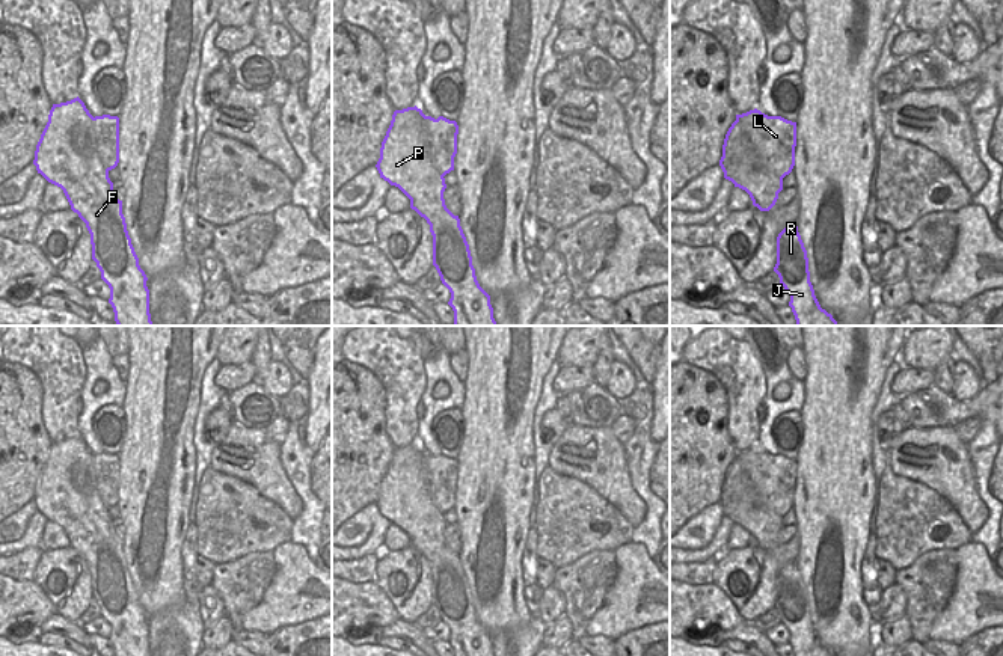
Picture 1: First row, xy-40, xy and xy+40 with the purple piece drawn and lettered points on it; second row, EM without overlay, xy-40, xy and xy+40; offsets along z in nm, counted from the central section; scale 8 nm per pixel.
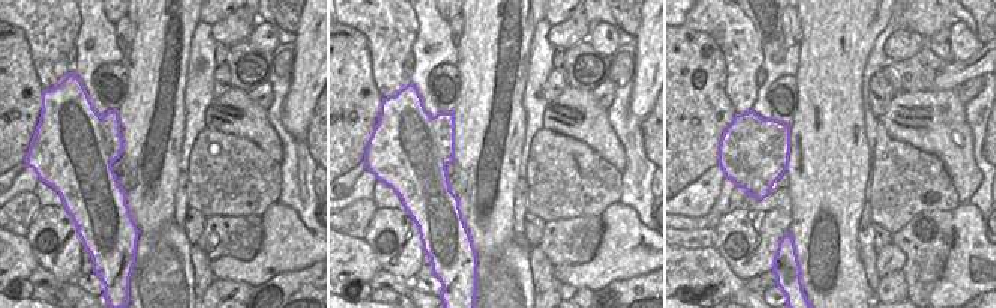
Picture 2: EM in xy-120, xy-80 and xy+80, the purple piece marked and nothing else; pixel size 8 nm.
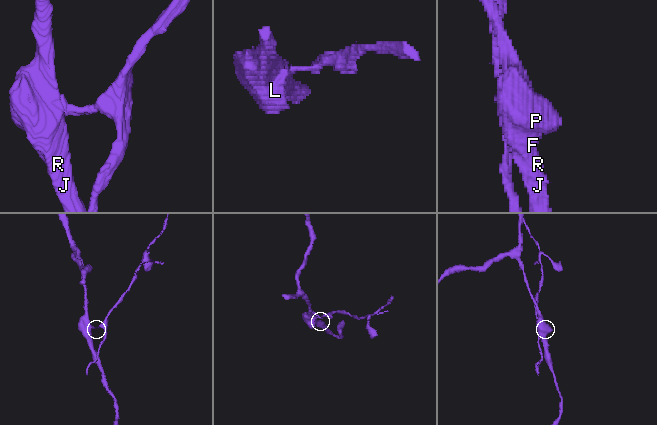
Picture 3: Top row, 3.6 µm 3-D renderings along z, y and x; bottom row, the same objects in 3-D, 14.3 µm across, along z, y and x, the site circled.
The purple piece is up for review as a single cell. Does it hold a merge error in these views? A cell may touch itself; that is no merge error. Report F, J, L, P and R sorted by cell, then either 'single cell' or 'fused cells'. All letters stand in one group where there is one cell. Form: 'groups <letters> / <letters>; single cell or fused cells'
groups F J P R / L; fused cells

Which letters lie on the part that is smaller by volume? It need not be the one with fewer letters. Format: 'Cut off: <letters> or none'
Cut off: L

